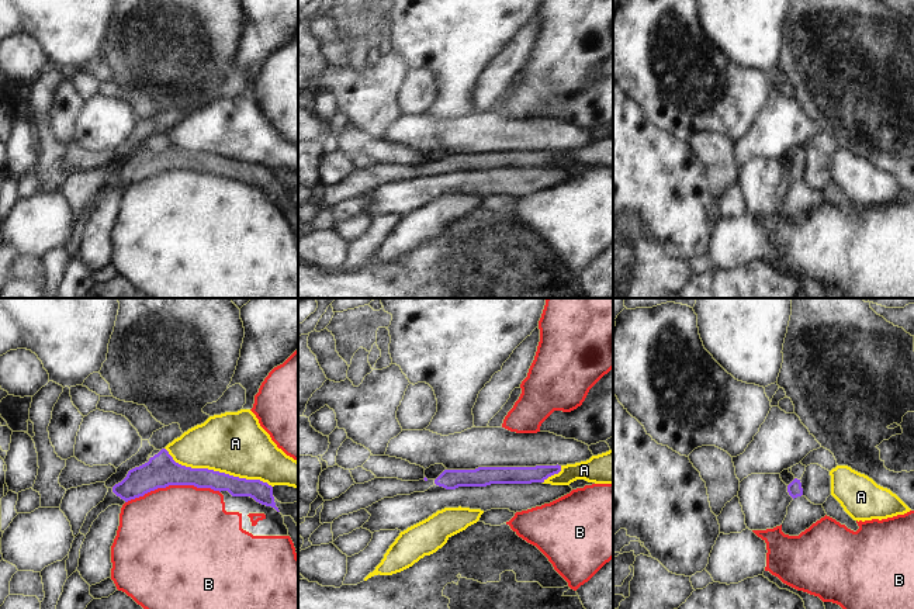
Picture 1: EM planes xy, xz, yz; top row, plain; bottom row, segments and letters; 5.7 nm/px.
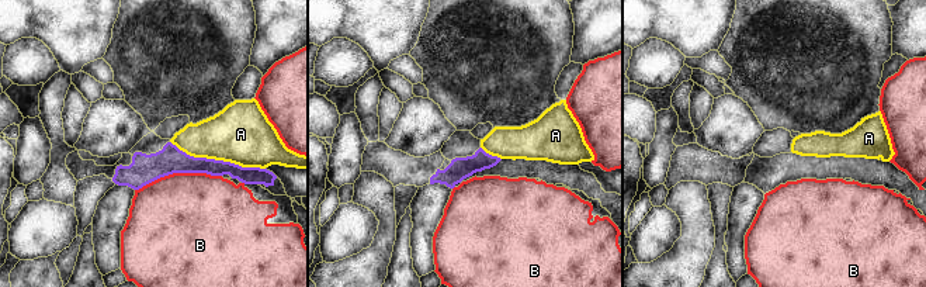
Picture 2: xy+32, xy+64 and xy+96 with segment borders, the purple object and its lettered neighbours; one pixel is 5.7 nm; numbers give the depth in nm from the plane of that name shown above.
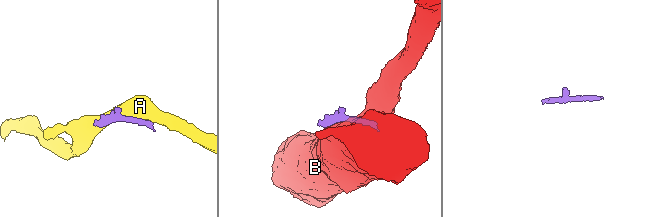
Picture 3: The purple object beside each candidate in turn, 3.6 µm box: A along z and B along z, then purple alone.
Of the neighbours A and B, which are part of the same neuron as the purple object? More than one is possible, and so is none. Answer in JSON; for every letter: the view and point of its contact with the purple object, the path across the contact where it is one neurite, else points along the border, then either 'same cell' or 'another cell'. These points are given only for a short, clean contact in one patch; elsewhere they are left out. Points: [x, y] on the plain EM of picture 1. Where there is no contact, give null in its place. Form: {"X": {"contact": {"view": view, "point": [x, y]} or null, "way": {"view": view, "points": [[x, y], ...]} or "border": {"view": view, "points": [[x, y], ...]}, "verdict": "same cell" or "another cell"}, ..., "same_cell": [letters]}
{"A": {"contact": {"view": "xy", "point": [217, 156]}, "verdict": "another cell"}, "B": {"contact": {"view": "xy", "point": [172, 169]}, "verdict": "another cell"}, "same_cell": []}

